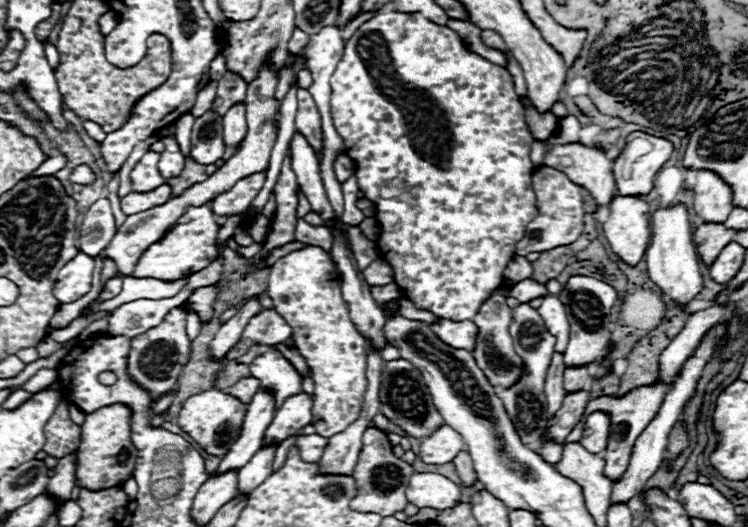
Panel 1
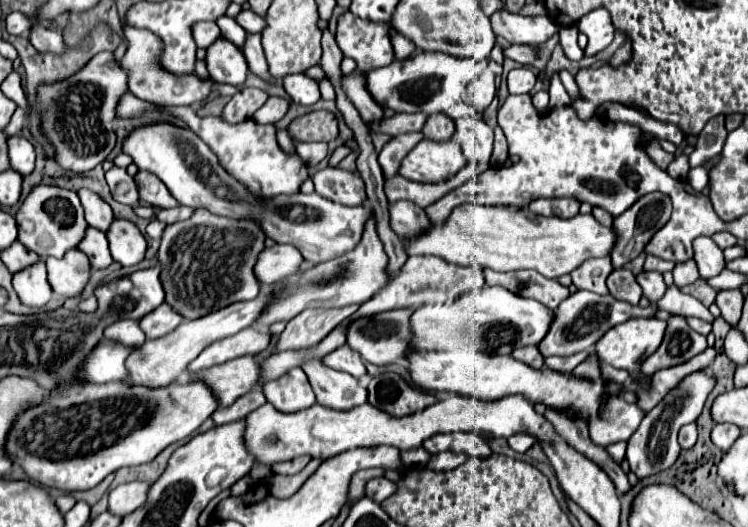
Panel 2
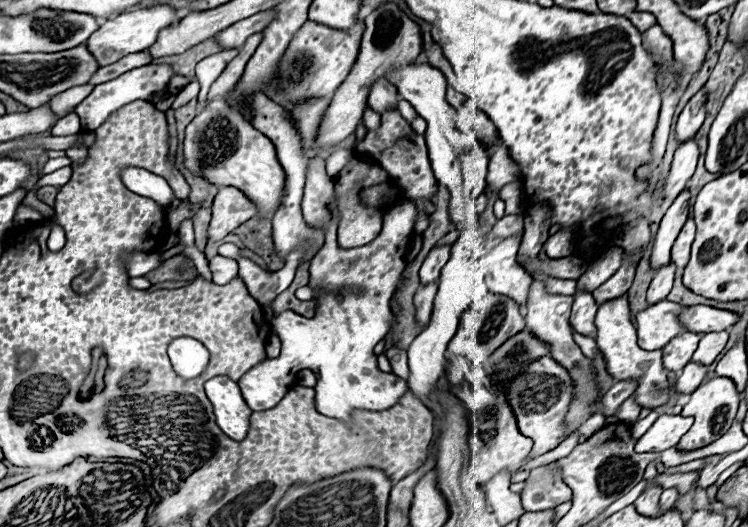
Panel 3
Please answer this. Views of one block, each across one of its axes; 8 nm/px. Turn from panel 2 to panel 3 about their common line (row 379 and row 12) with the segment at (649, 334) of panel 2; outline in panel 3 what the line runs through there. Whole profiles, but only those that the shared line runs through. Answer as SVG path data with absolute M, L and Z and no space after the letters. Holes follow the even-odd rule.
M632 12L627 15L628 20L638 28L638 30L644 30L644 28L650 28L650 26L657 23L653 14L642 14L640 12Z

